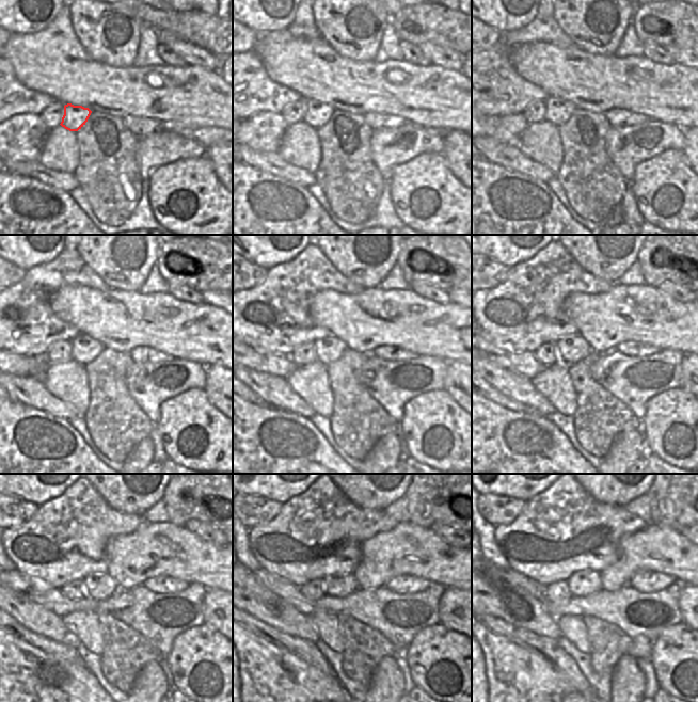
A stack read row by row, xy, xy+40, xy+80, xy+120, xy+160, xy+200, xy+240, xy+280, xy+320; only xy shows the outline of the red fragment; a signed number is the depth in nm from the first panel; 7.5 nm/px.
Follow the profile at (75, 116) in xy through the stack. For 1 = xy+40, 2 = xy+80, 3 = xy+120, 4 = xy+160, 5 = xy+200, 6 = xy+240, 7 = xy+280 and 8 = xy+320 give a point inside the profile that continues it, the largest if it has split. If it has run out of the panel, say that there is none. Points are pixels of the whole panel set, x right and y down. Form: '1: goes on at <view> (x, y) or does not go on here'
1: goes on at xy+40 (316, 114)
2: goes on at xy+80 (558, 111)
3: goes on at xy+120 (83, 349)
4: goes on at xy+160 (329, 349)
5: goes on at xy+200 (571, 349)
6: goes on at xy+240 (99, 586)
7: goes on at xy+280 (339, 585)
8: goes on at xy+320 (582, 583)

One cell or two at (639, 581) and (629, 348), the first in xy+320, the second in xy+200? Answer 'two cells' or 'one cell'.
one cell

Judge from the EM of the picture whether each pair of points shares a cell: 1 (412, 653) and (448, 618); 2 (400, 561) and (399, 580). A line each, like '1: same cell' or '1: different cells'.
1: different cells
2: different cells

